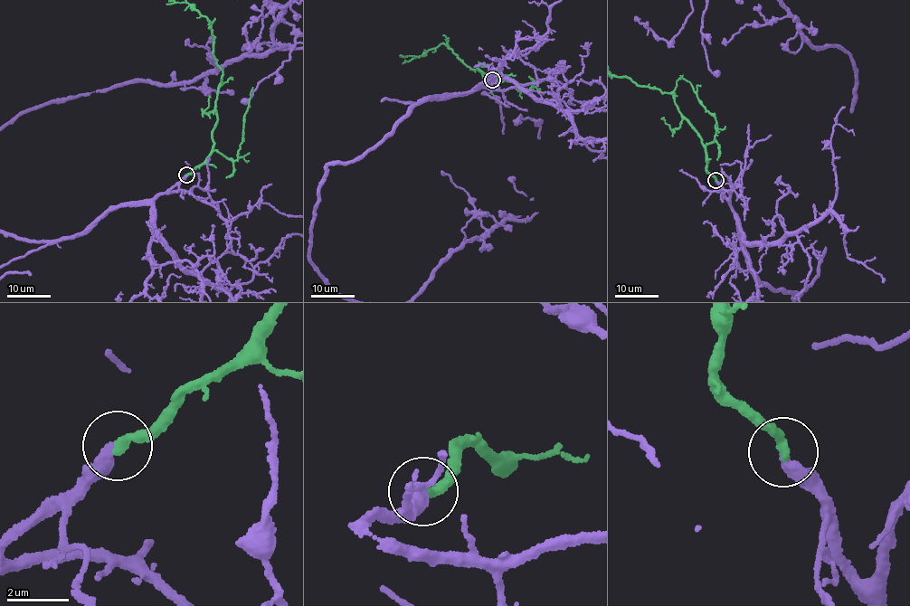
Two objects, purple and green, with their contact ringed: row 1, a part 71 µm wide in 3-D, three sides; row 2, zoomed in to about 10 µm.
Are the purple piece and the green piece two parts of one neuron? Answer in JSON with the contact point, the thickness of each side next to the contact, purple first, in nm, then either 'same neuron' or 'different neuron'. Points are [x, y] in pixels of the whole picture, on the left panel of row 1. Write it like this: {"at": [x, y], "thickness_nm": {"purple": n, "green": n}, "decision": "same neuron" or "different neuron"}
{"at": [186, 175], "thickness_nm": {"purple": 360, "green": 320}, "decision": "same neuron"}

